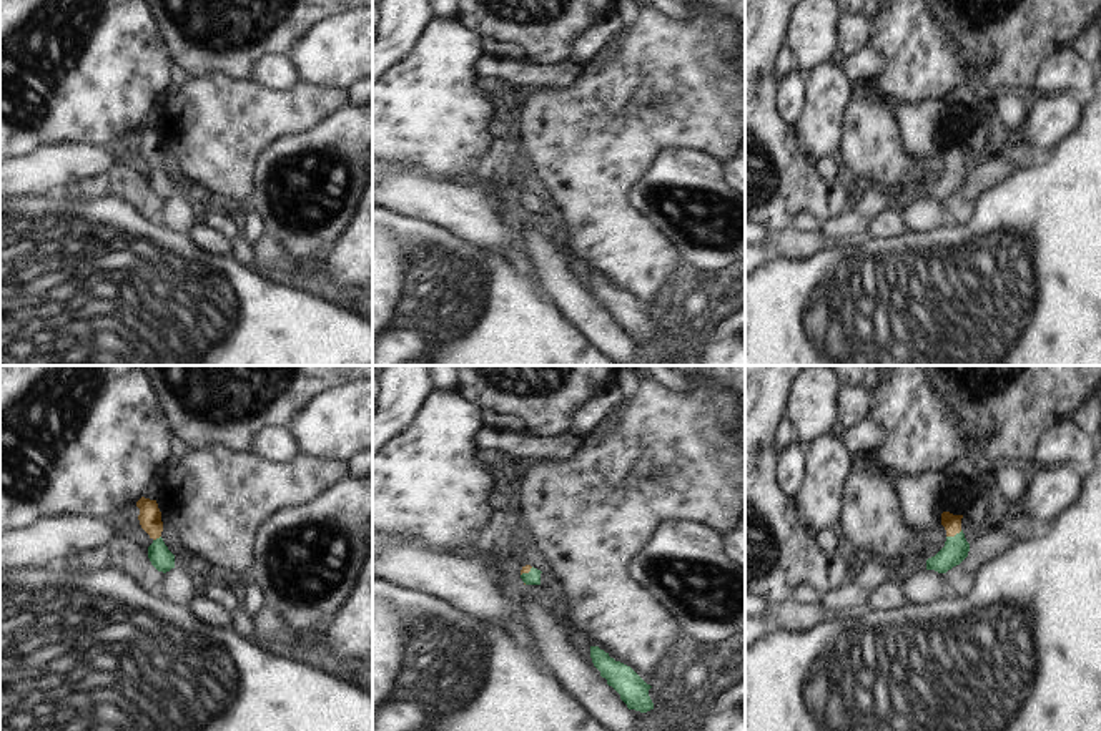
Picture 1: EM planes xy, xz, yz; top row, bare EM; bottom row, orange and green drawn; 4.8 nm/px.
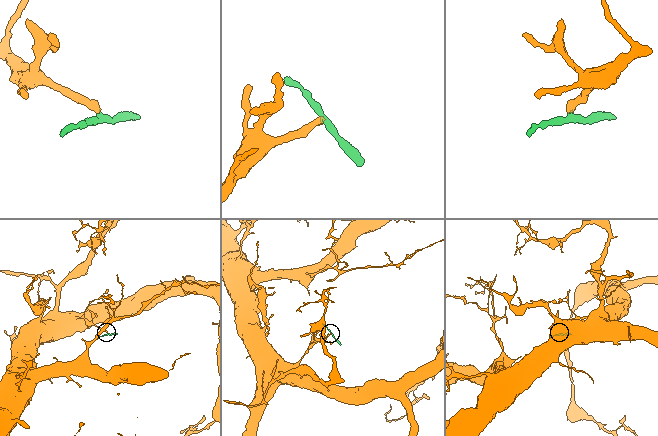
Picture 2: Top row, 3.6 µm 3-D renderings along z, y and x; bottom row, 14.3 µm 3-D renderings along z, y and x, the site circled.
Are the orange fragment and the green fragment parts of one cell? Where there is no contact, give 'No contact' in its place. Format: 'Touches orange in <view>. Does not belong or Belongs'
Touches orange in yz. Belongs

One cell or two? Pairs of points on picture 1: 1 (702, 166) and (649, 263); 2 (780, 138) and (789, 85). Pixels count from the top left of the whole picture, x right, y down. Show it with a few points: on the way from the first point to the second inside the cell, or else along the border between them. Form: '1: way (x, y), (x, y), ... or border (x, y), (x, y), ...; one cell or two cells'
1: border (634, 210), (672, 245), (682, 260); two cells
2: border (777, 83), (777, 113), (794, 128); two cells

